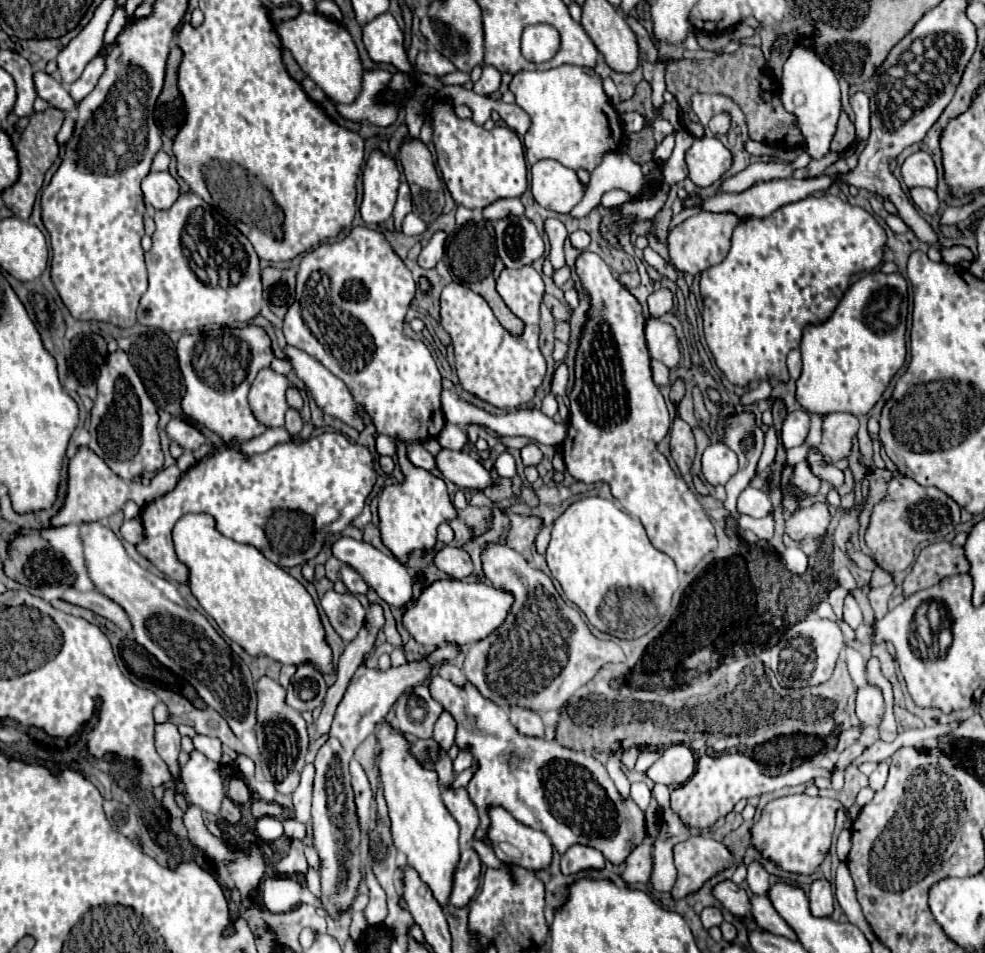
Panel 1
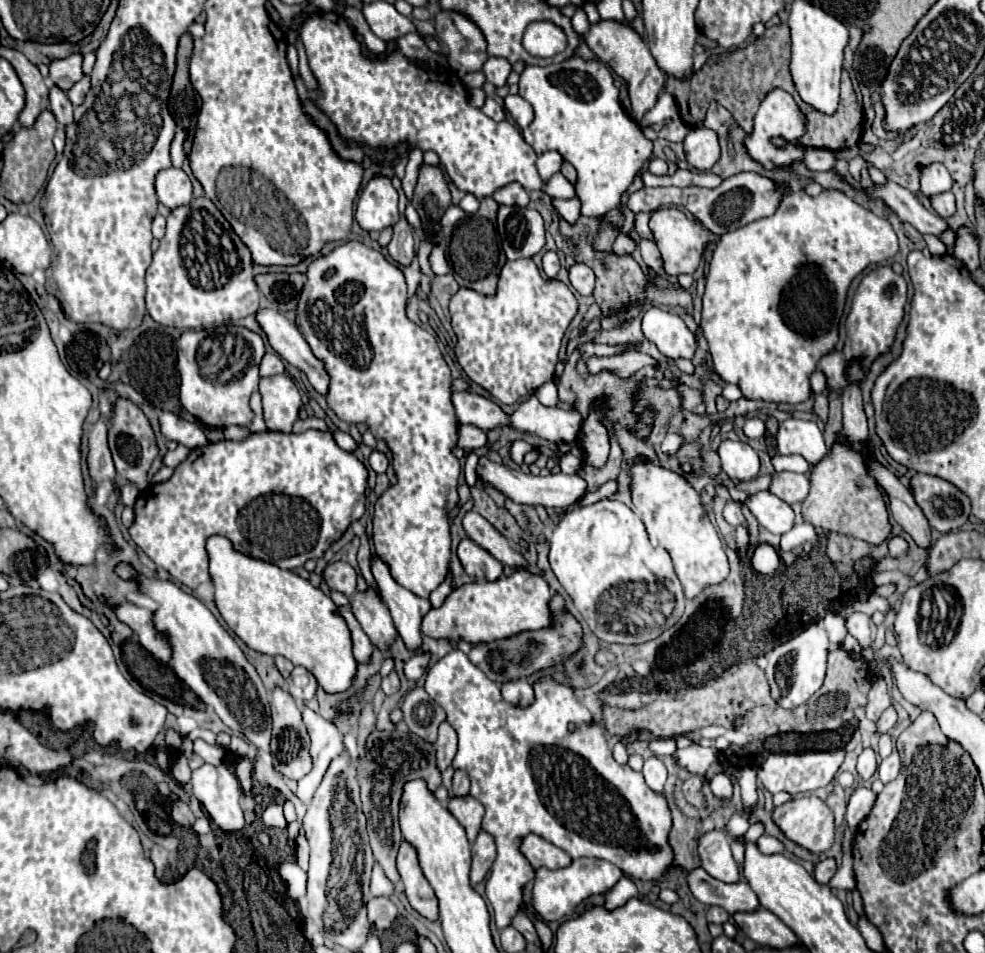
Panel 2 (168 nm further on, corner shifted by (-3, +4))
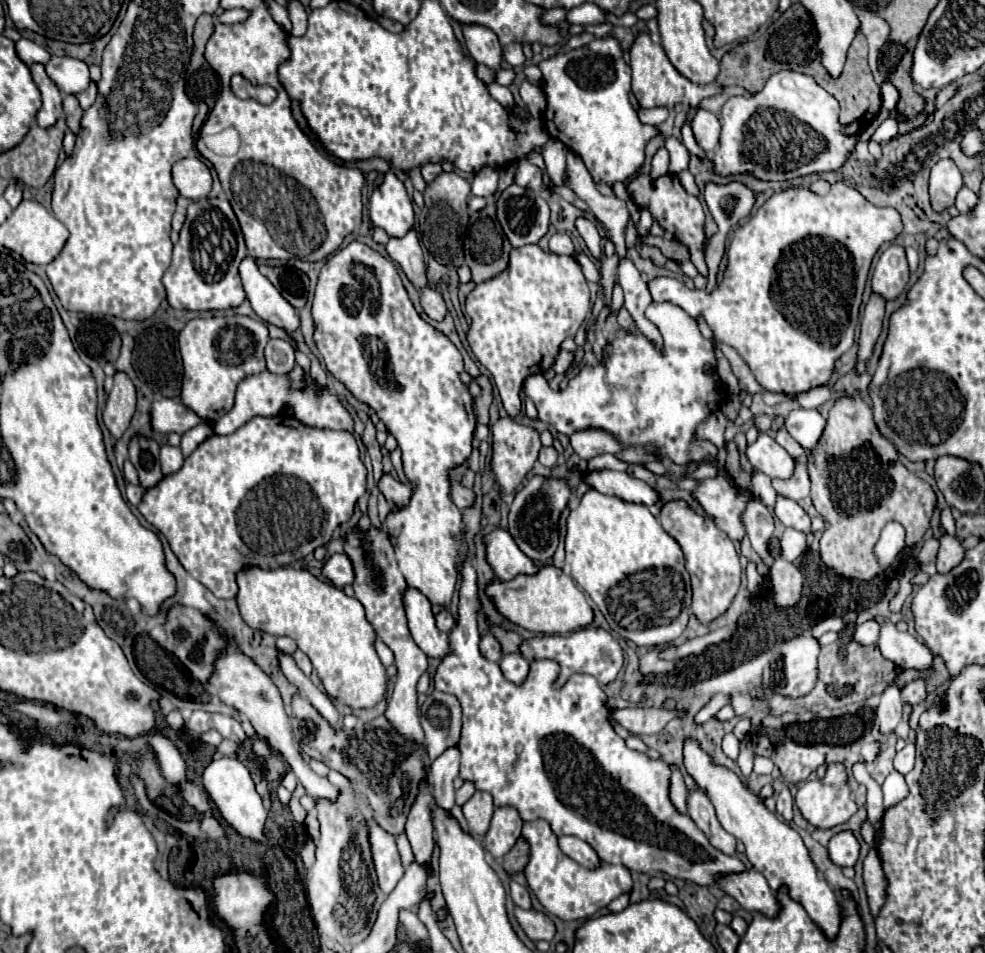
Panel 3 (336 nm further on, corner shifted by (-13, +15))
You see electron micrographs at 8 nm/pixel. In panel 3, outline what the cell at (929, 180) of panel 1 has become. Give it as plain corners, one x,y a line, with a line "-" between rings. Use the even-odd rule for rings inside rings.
940,159
930,173
930,199
936,211
954,205
954,197
962,187
962,173
952,159

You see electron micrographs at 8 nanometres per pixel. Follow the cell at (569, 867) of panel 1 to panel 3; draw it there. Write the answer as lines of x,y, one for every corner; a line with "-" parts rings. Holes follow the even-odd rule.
544,819
524,823
522,837
526,837
530,843
530,861
526,865
524,875
528,877
530,889
550,915
556,915
566,921
588,919
618,895
632,891
630,869
626,869
624,865
612,865
604,861
596,869
586,869
578,865
560,851
556,835

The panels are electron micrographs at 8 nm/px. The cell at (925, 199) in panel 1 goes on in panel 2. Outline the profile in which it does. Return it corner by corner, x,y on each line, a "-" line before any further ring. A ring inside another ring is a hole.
952,192
932,196
930,202
932,202
932,208
936,210
936,214
942,216
942,218
948,218
948,216
952,216
956,212
956,198
954,198

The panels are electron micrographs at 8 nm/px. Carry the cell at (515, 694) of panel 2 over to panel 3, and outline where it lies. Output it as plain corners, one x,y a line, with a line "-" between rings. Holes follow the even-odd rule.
510,653
510,655
504,655
500,659
500,669
504,673
504,677
516,685
522,685
528,677
528,671
530,671
530,663
522,657
522,655
516,655
516,653

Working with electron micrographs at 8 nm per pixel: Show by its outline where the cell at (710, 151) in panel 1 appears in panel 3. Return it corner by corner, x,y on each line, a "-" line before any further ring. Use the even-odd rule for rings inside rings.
698,111
692,117
692,131
696,137
696,143
700,145
702,151
712,153
718,147
718,139
720,139
720,121
716,115
712,115
710,111

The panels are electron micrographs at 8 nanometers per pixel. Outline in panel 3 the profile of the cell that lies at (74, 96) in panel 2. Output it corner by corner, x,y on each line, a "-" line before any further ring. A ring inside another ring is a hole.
90,81
88,89
80,91
76,97
78,97
78,101
80,101
82,109
88,109
88,105
92,105
92,101
96,99
96,95
98,95
98,91
96,91
96,83
94,83
94,81

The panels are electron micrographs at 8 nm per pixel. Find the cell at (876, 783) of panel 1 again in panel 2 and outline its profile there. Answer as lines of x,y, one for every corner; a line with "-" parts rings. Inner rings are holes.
896,748
892,750
892,754
888,758
884,758
878,766
878,778
886,784
886,782
892,782
900,772
900,756
896,752

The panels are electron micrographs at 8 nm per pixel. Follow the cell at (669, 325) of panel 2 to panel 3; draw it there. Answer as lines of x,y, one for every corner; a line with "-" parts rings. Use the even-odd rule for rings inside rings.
668,301
650,303
646,309
646,317
660,329
660,333
664,337
662,352
658,351
646,338
635,334
631,315
622,307
618,313
618,323
620,323
620,329
624,331
624,335
620,335
618,339
614,339
610,343
610,347
604,353
602,365
580,369
580,373
570,379
568,387
559,391
550,388
543,373
530,375
526,379
526,395
532,399
538,409
540,421
554,425
558,433
572,435
574,431
580,431
586,427
598,427
598,429
606,429
606,431
614,433
624,443
624,447
656,445
656,447
660,447
658,453
662,453
664,457
668,457
680,465
684,465
688,461
702,461
702,459
706,459
706,455
714,459
716,447
712,443
692,441
694,427
698,423
702,423
712,411
716,411
720,407
720,403
724,401
724,393
720,391
720,383
716,383
716,375
710,373
710,377
708,377
708,373
704,371
706,363
716,365
712,343
702,337
696,321
684,309
680,309

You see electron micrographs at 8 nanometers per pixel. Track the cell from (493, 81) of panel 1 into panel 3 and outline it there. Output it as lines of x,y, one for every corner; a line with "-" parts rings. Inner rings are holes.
510,43
504,47
504,61
508,61
512,67
520,67
526,59
522,53
522,45
520,43

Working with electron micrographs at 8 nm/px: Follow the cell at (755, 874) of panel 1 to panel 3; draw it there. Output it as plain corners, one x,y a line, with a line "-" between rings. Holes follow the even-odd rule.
784,788
777,796
777,813
781,815
785,822
793,819
794,801
789,788

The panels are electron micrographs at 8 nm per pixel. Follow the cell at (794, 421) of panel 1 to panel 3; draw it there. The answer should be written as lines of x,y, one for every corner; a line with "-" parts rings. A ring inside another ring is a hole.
794,409
786,417
786,429
788,433
804,447
804,449
814,449
816,443
820,441
822,433
826,427
826,419
816,411
816,409

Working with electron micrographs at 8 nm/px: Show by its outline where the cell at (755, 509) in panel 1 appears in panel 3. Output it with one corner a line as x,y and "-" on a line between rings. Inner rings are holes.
778,495
776,505
774,505
774,515
786,525
786,527
794,527
798,531
810,533
810,517
806,515
806,511
790,497
782,497

